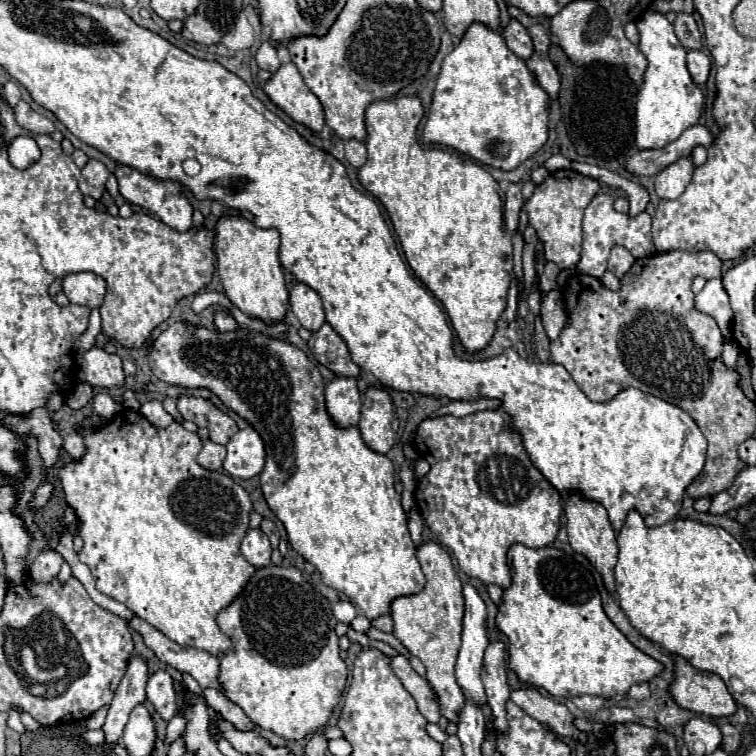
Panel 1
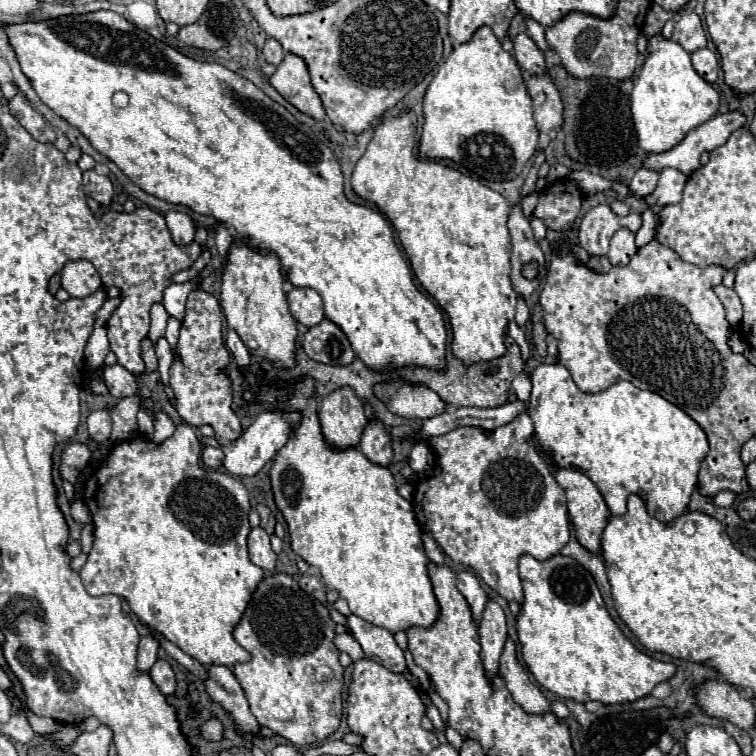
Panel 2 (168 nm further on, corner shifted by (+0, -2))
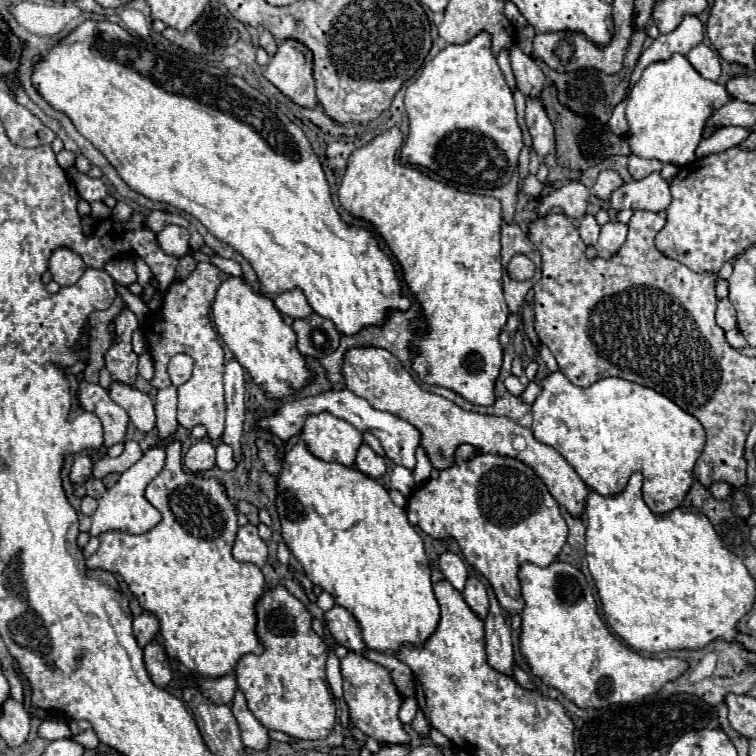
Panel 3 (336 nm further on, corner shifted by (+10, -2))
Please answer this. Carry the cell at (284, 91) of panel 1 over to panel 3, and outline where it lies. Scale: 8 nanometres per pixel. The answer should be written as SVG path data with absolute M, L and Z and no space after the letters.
M285 40L279 44L263 76L295 104L303 108L315 108L315 80L311 52L297 40Z

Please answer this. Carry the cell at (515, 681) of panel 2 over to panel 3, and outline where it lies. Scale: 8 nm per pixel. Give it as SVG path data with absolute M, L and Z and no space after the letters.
M491 586L487 588L489 592L489 614L485 618L485 646L487 646L487 660L489 666L505 676L513 676L515 660L513 660L513 644L511 644L511 632L507 628L503 610L499 602L495 600L495 594Z

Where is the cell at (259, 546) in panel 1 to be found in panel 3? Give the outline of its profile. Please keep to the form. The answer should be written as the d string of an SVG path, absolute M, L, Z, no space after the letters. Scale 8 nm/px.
M247 524L241 526L235 538L235 546L233 546L233 556L239 562L251 562L259 568L265 566L267 562L267 544L259 538L257 534L257 526Z

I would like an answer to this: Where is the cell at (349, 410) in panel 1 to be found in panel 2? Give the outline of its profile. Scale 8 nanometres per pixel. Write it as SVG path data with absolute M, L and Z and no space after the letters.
M339 388L325 396L319 408L319 420L327 444L337 450L359 446L367 426L363 402L351 388Z

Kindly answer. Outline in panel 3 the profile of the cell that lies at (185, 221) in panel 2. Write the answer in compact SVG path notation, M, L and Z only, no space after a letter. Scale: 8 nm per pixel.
M167 224L159 234L157 234L159 246L163 248L163 252L171 254L171 256L185 256L189 250L189 230L175 226L175 224Z

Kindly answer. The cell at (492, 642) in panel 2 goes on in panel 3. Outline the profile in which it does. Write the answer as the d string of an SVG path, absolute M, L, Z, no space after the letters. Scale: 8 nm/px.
M469 578L469 580L467 580L463 598L465 598L465 602L469 604L469 608L471 608L481 620L485 620L485 616L489 614L489 598L487 598L485 586L483 586L477 578Z

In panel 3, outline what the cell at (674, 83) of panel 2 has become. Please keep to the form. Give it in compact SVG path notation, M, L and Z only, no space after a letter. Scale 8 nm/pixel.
M673 54L669 60L649 64L639 82L629 88L627 98L627 140L631 152L639 158L657 158L685 166L695 160L695 148L703 140L701 130L709 114L731 98L725 86L701 78L689 60L681 54Z

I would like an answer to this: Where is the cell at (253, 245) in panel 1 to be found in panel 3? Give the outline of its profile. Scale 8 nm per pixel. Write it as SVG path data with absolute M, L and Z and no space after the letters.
M231 276L219 286L213 302L213 322L239 364L259 386L265 388L267 398L289 396L307 382L309 372L305 368L305 358L295 346L295 332L283 322L273 300L255 292L247 280Z

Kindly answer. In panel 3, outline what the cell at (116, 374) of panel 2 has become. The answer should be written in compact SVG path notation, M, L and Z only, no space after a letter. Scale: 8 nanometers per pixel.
M111 382L109 386L109 398L119 404L131 418L131 422L141 430L149 432L155 426L155 414L153 414L153 402L147 394L121 384L121 382Z

